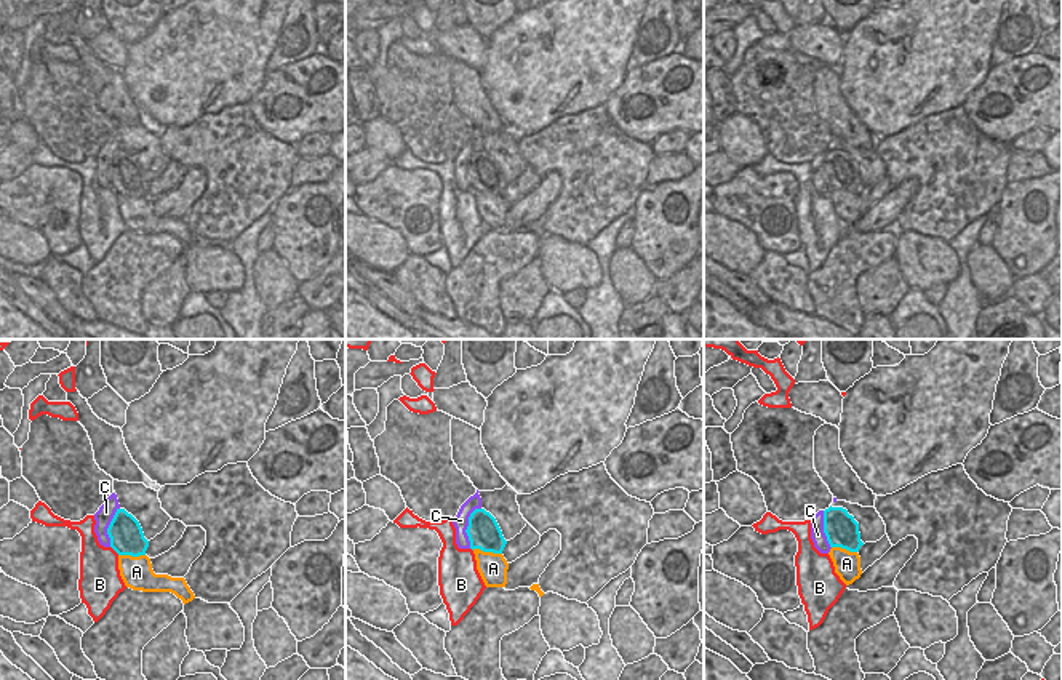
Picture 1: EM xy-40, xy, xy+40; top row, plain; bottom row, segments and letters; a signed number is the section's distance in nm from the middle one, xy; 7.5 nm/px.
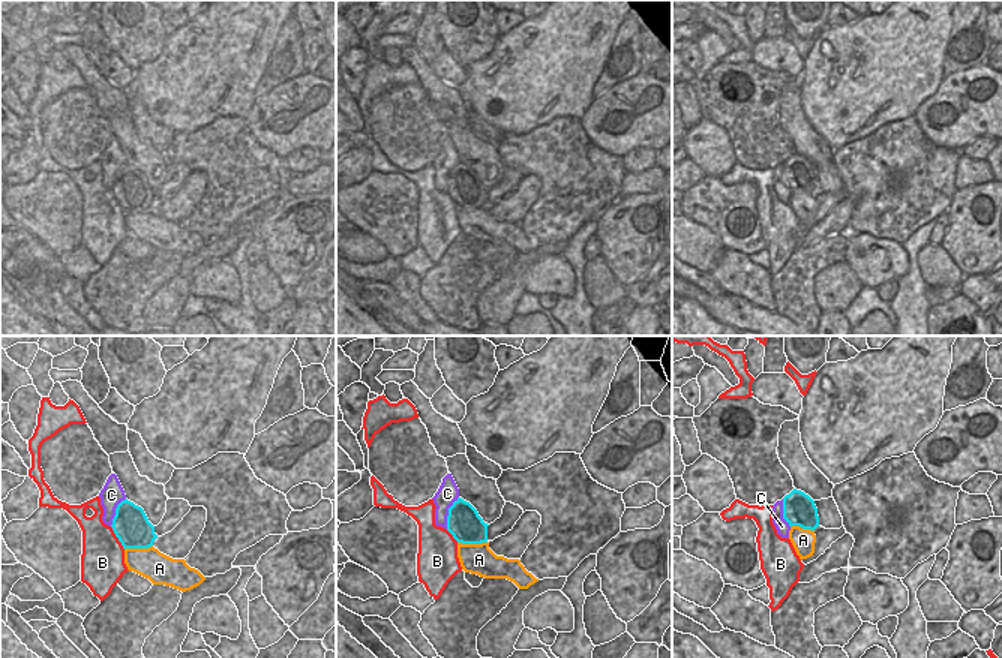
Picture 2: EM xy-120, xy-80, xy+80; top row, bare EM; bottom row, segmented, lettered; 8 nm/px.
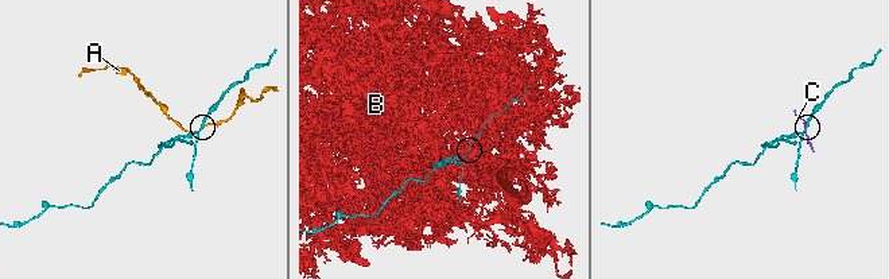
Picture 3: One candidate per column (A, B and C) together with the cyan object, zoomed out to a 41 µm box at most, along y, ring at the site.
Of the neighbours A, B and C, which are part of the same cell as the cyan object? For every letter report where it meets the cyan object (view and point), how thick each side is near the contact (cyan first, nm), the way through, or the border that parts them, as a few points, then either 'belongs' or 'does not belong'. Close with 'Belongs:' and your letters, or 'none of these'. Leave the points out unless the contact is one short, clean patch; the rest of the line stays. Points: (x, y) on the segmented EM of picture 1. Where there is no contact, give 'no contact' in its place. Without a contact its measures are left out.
A: meets cyan in xy at (487, 551); 240 nm thick on the cyan side, 220 nm on the other; does not belong
B: meets cyan in xy-40 at (115, 551); 260 nm thick on the cyan side, 320 nm on the other; does not belong
C: meets cyan in xy at (467, 527); 240 nm thick on the cyan side, 120 nm on the other; does not belong
Belongs: none of these

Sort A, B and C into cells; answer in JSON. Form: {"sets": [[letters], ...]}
{"sets": [["A"], ["B"], ["C"]]}

